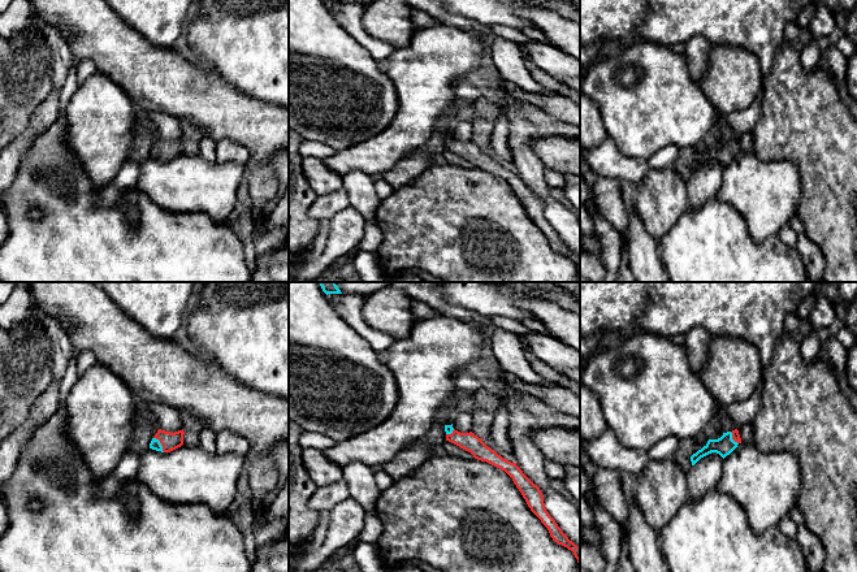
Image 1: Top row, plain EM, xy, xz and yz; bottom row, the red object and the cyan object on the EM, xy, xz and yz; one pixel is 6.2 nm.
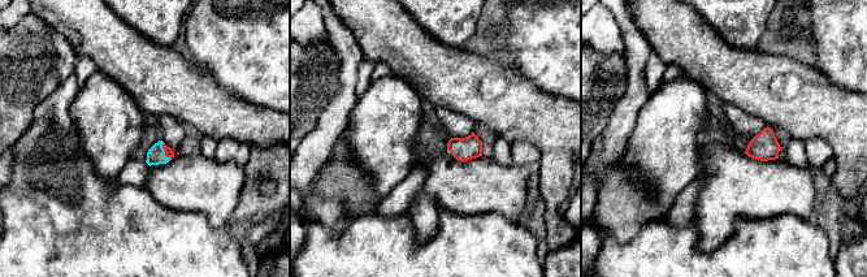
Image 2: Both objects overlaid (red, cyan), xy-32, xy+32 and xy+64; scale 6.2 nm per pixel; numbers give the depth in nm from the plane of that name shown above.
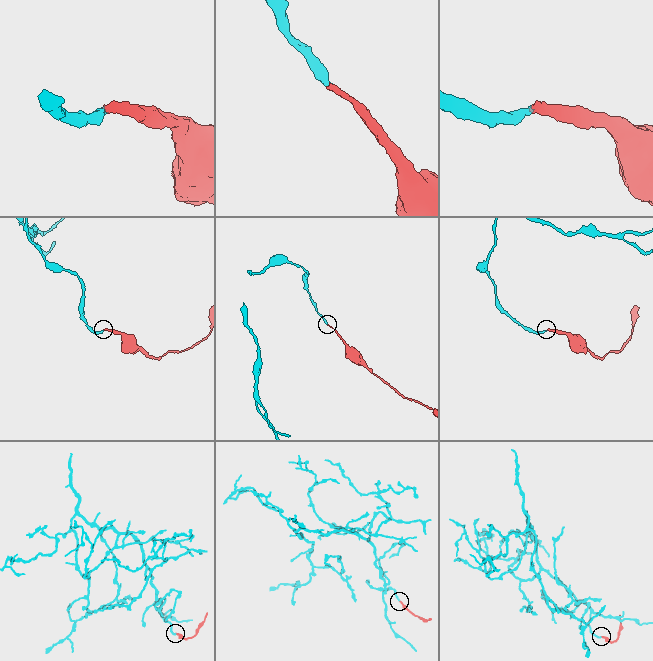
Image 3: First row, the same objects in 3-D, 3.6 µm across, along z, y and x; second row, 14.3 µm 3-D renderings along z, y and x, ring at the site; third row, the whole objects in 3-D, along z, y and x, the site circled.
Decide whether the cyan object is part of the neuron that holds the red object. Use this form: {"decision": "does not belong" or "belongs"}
{"decision": "belongs"}

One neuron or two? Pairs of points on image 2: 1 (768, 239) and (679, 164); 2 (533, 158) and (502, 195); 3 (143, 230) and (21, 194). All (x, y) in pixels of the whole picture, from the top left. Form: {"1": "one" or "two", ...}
{"1": "two", "2": "two", "3": "one"}

